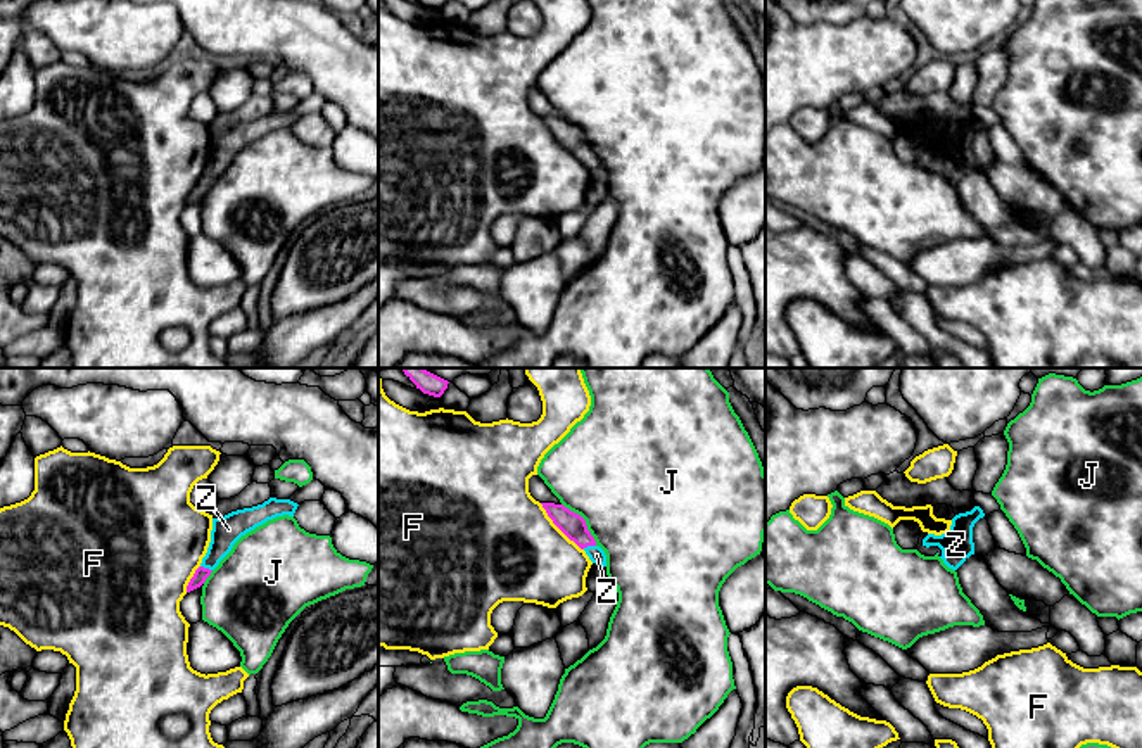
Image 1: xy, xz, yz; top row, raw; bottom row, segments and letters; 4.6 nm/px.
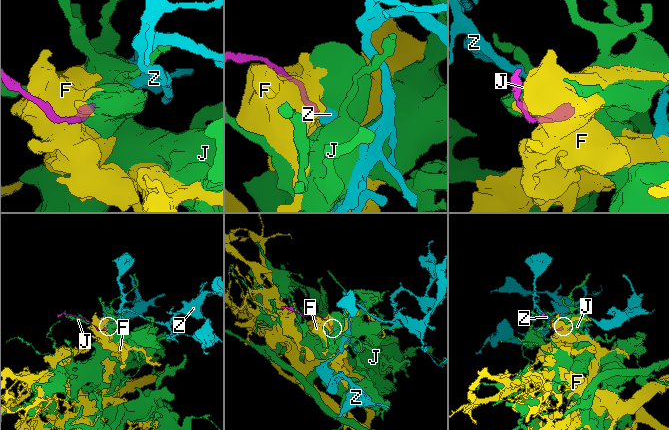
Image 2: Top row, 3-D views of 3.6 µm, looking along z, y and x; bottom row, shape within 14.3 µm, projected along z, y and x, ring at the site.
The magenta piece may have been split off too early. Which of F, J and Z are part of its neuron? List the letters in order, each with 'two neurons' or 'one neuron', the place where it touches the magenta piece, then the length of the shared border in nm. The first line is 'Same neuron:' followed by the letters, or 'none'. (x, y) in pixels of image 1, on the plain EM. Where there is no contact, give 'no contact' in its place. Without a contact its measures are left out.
Same neuron: Z
F: two neurons | xz (558, 140) | 300 nm
J: two neurons | xz (584, 135) | 260 nm
Z: one neuron | xz (588, 158) | 70 nm

